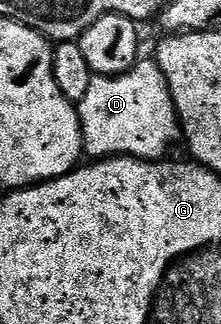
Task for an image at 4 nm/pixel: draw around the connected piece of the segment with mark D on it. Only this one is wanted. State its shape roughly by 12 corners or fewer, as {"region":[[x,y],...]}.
{"region":[[153,58],[94,75],[85,154],[161,160],[183,138]]}

